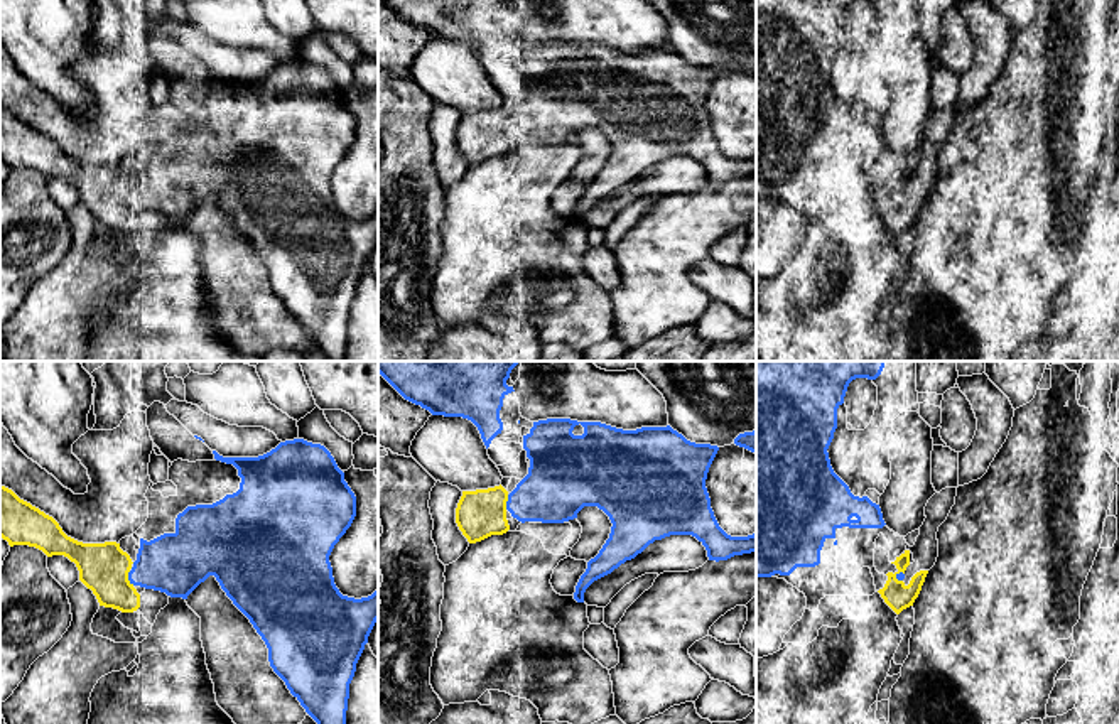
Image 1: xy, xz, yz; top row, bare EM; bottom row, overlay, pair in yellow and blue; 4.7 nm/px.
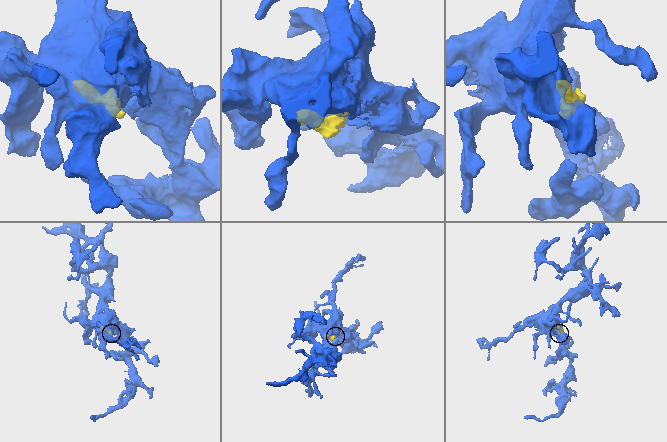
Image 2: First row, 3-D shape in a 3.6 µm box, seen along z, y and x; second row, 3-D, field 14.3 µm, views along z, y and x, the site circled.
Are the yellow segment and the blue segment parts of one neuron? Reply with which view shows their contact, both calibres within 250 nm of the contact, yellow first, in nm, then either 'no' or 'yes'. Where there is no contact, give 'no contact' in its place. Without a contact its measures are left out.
xy | 240/300 nm | yes

